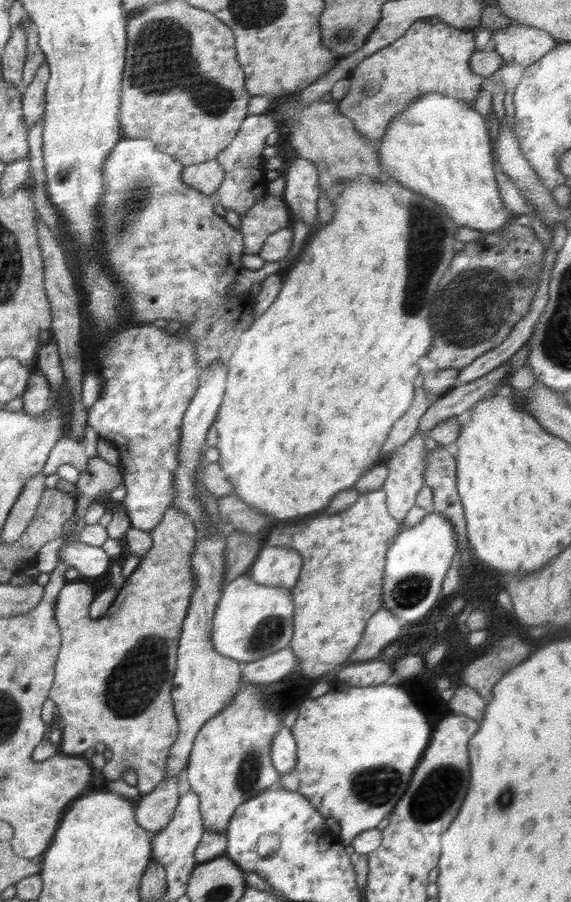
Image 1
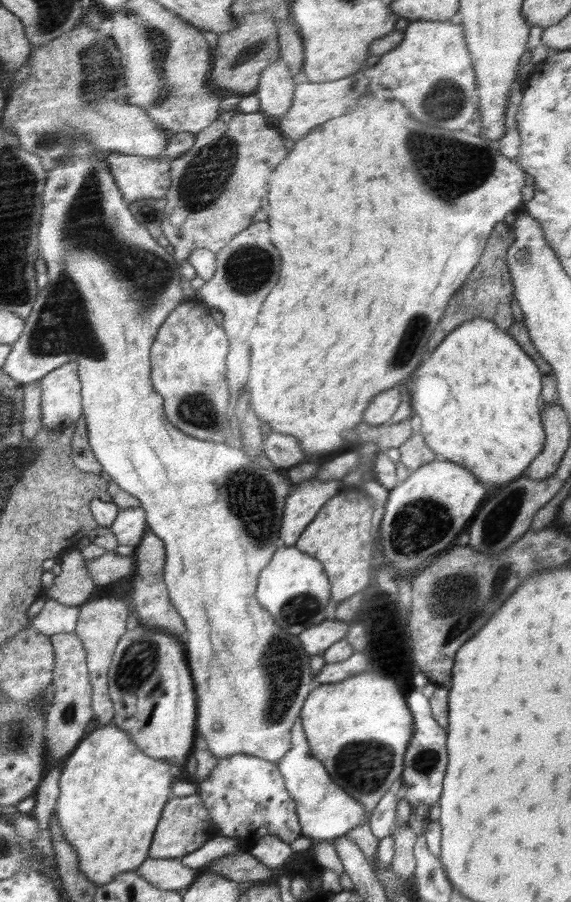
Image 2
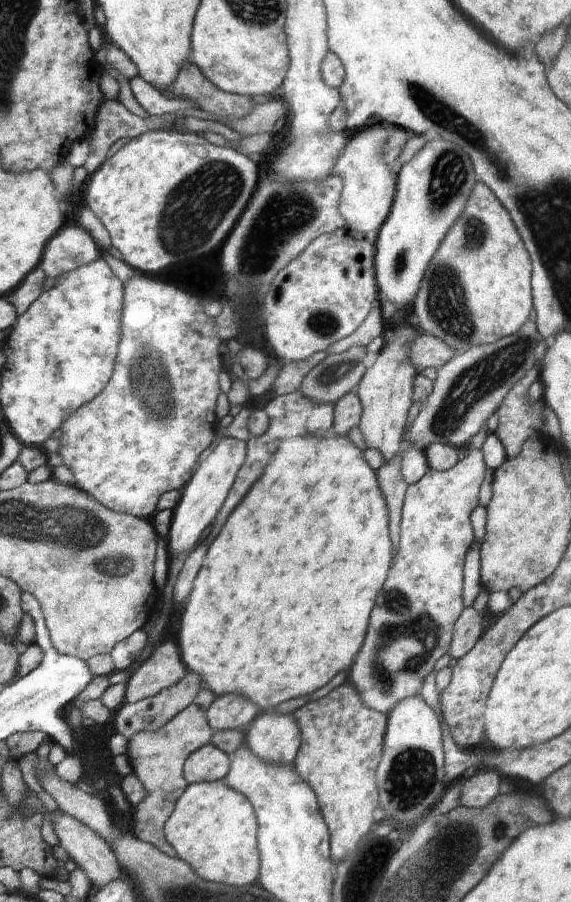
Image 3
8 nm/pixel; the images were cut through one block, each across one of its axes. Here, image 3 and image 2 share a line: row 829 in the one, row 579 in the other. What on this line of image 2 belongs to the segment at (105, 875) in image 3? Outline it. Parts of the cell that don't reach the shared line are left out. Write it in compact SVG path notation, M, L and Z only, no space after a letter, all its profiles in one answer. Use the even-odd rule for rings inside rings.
M74 547L64 558L58 559L58 563L61 565L60 575L45 590L43 598L46 601L56 600L66 606L79 606L88 602L96 584L84 565L82 551Z

